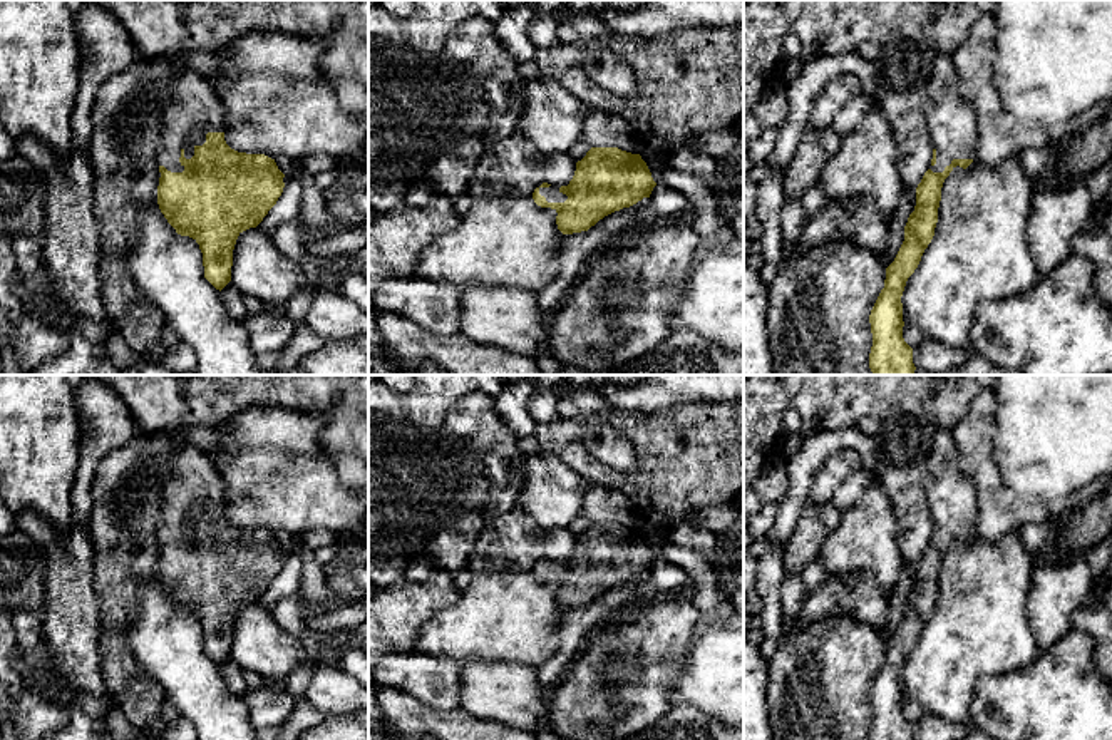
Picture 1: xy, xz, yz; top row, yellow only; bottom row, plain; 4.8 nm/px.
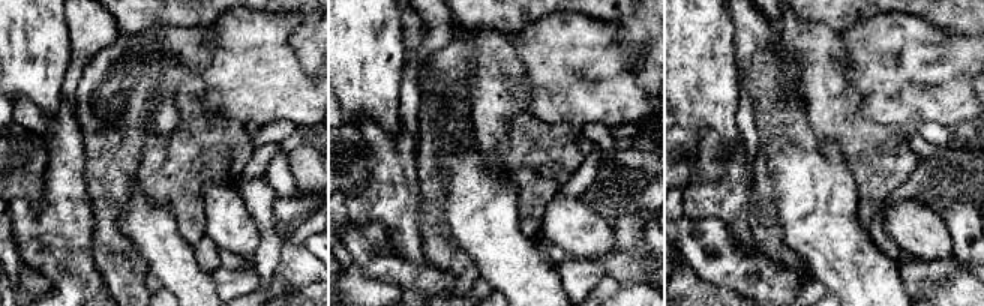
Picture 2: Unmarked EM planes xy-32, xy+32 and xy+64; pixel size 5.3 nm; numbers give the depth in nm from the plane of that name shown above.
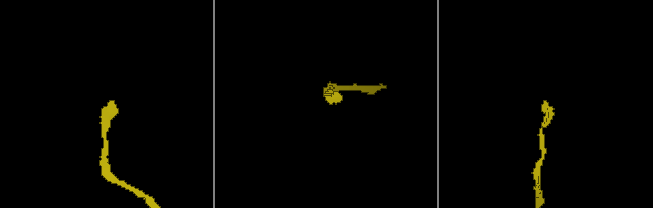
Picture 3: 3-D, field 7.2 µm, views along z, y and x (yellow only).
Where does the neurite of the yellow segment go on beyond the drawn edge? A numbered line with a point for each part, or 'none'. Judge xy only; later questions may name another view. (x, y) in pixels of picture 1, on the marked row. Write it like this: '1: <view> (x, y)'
1: xy (193, 109)

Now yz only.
1: yz (952, 123)

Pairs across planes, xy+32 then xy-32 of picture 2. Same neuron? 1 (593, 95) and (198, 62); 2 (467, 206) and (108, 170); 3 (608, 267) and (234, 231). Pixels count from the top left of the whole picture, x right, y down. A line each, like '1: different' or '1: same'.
1: different
2: different
3: different

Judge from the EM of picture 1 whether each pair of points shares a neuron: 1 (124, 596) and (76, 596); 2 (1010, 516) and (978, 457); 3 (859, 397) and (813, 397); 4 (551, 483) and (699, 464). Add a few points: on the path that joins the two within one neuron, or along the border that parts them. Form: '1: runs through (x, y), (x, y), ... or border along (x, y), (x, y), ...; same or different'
1: border along (92, 558), (101, 635); different
2: runs through (995, 501), (982, 472); same
3: runs through (848, 397), (824, 397); same
4: border along (550, 456), (558, 456), (590, 483); different

